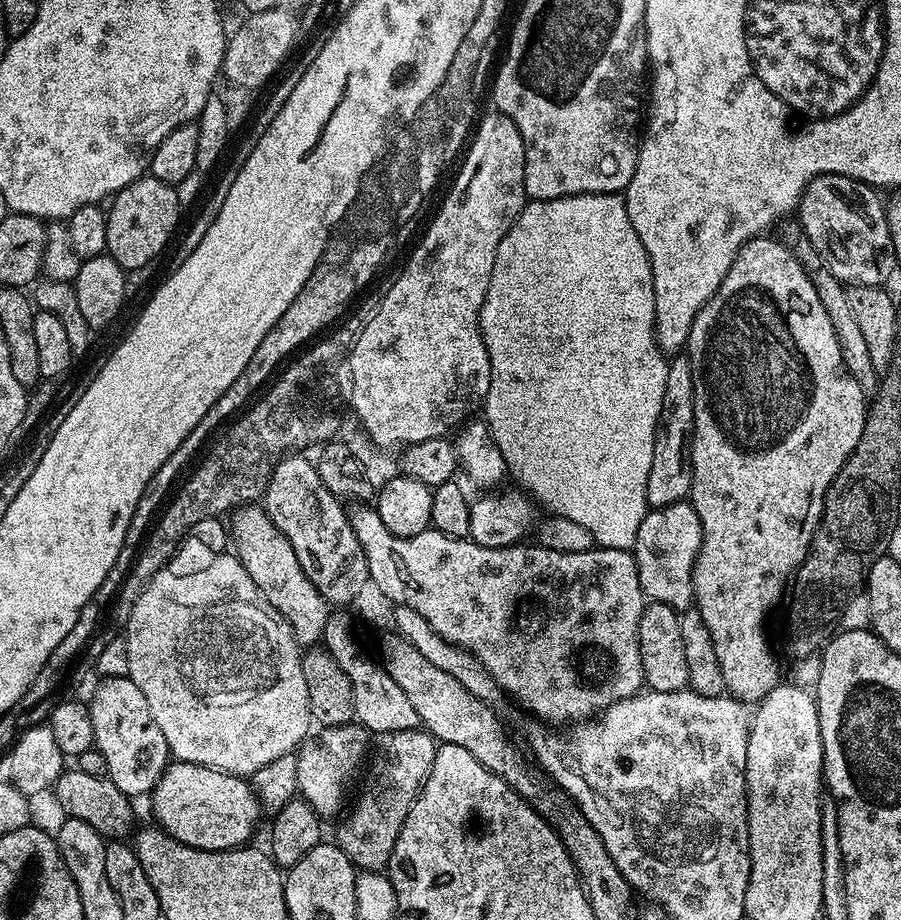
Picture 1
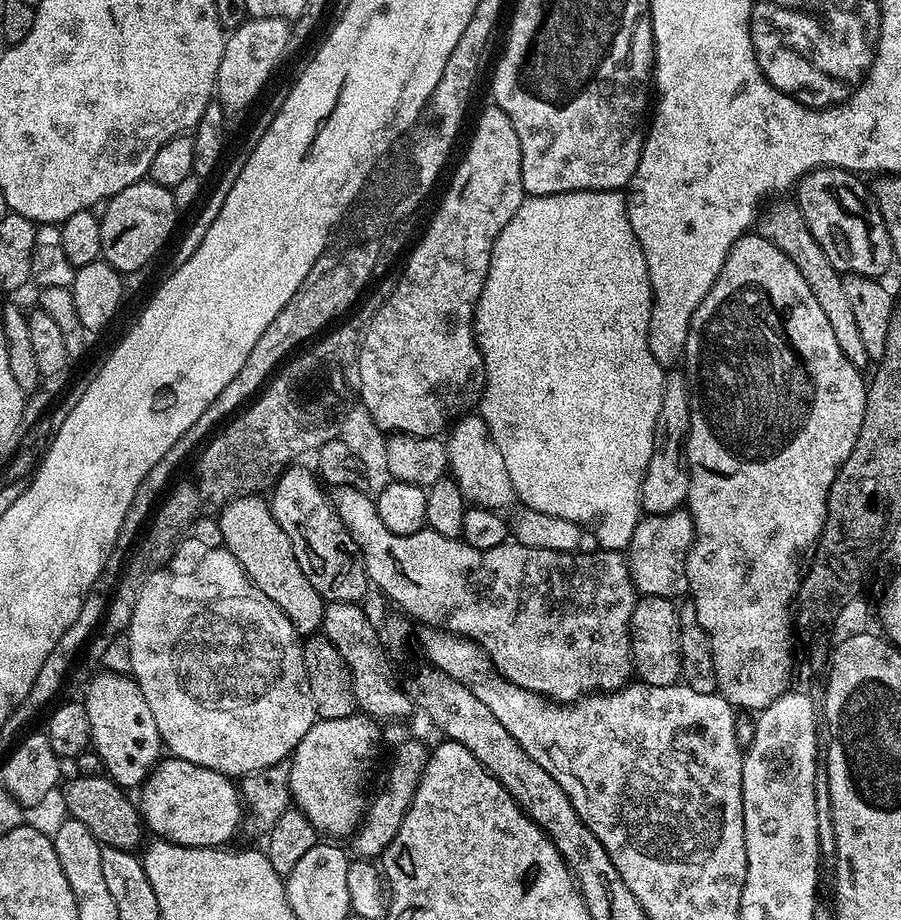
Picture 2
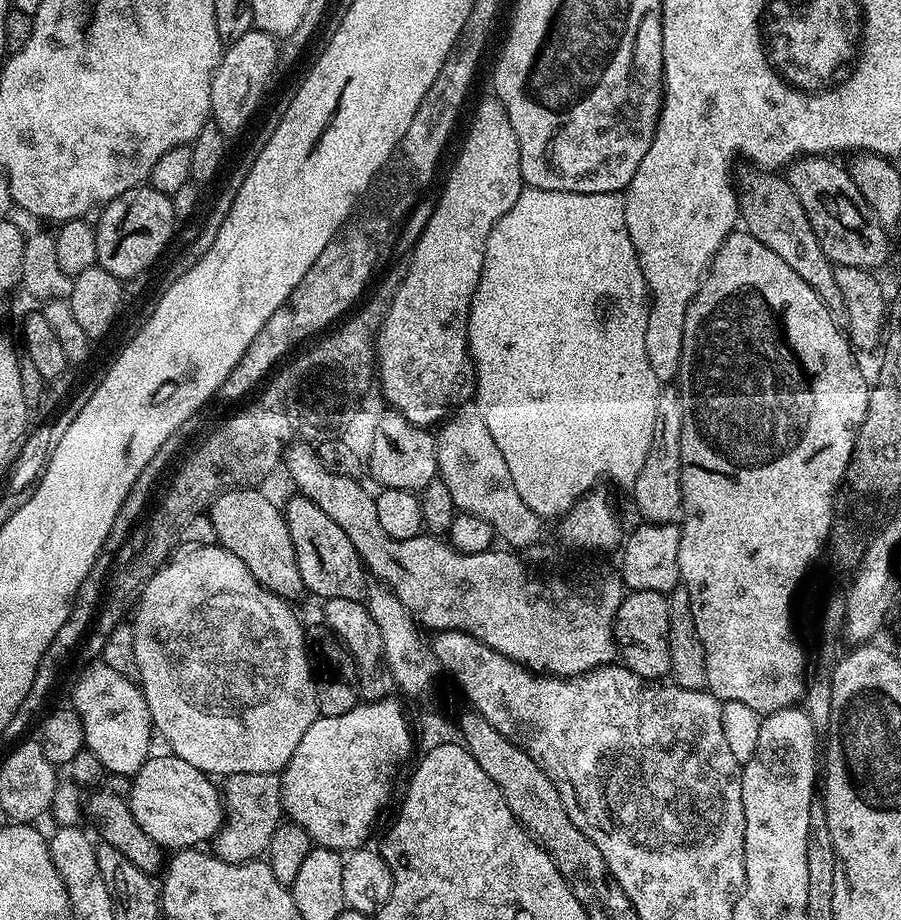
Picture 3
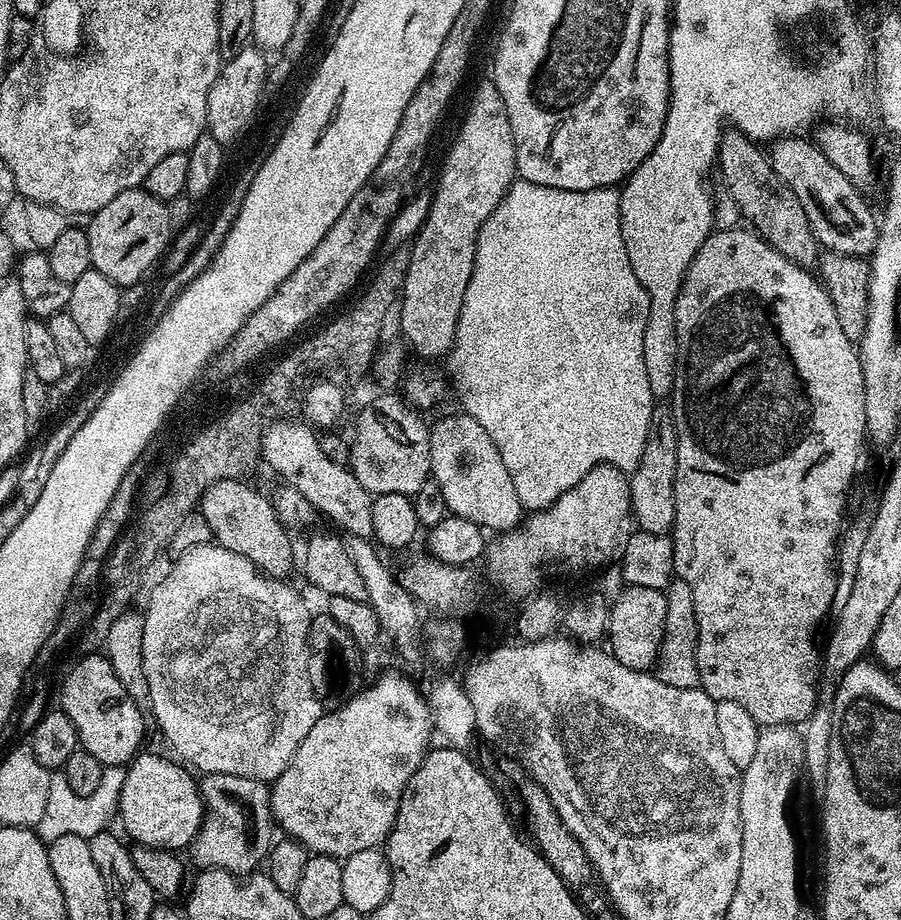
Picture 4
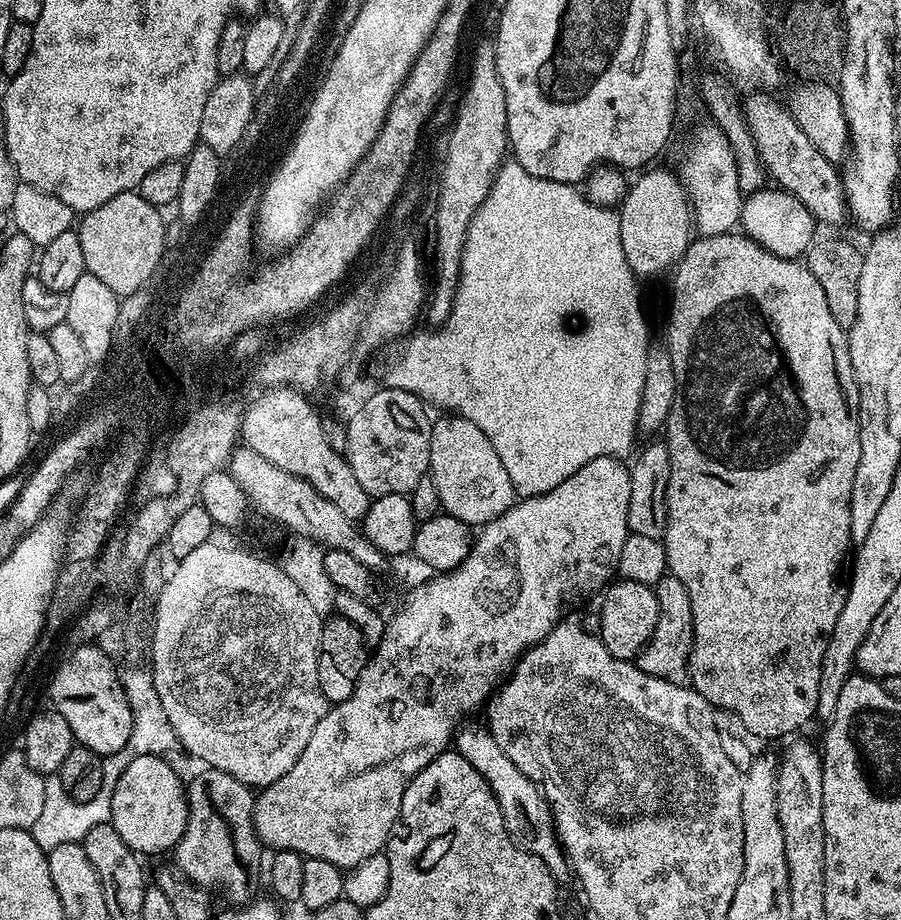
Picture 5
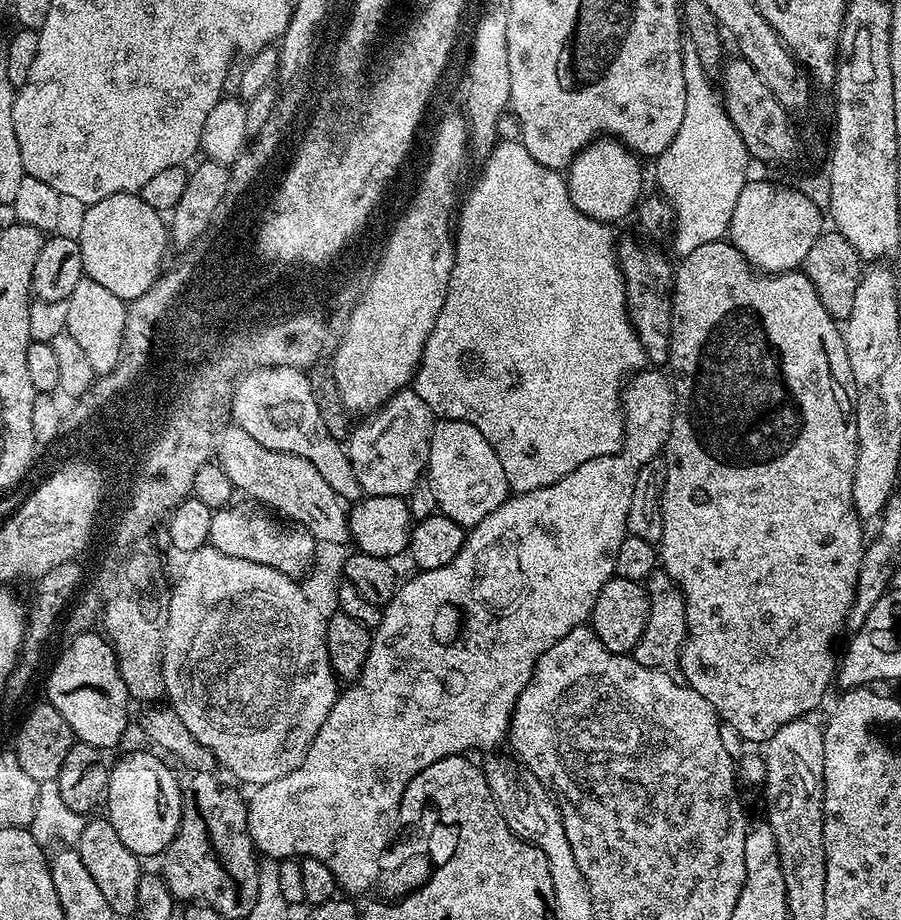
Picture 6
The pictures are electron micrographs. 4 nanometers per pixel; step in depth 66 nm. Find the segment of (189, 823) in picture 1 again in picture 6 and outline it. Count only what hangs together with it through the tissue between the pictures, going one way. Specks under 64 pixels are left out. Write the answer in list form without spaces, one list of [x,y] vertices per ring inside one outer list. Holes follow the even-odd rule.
[[[132,752],[124,756],[108,773],[106,793],[106,819],[118,830],[122,846],[137,858],[159,857],[180,825],[181,781],[159,760],[148,752]]]

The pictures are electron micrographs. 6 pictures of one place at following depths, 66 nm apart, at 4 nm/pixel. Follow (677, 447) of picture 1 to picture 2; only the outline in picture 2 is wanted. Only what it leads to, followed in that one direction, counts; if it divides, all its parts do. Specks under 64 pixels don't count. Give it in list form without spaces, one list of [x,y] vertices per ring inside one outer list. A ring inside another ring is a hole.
[[[672,366],[665,371],[662,382],[662,406],[658,406],[658,422],[654,434],[654,450],[650,466],[642,478],[641,509],[649,516],[675,512],[685,507],[690,490],[688,460],[684,456],[684,441],[690,426],[690,402],[688,401],[688,380],[679,367]]]

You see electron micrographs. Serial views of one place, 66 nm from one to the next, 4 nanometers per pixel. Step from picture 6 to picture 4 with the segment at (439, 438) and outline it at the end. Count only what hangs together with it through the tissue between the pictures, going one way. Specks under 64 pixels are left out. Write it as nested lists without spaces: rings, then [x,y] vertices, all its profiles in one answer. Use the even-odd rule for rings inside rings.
[[[459,415],[444,416],[436,425],[431,425],[428,433],[432,467],[430,479],[438,482],[451,515],[470,518],[470,522],[479,528],[493,528],[496,534],[517,527],[522,520],[522,509],[518,493],[514,491],[514,482],[510,482],[510,474],[506,471],[506,462],[502,462],[502,454],[498,454],[498,446],[490,442],[490,434],[486,434],[474,418]]]

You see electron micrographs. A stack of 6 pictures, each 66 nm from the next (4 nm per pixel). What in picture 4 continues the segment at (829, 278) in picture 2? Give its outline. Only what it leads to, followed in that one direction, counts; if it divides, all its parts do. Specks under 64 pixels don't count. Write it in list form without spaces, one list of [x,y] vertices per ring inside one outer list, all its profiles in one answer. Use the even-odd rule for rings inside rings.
[[[729,127],[721,133],[718,172],[721,172],[729,199],[735,202],[739,215],[772,248],[799,264],[811,269],[820,258],[820,247],[813,234],[809,219],[797,196],[774,173],[771,159],[759,149],[759,143],[744,132]]]

